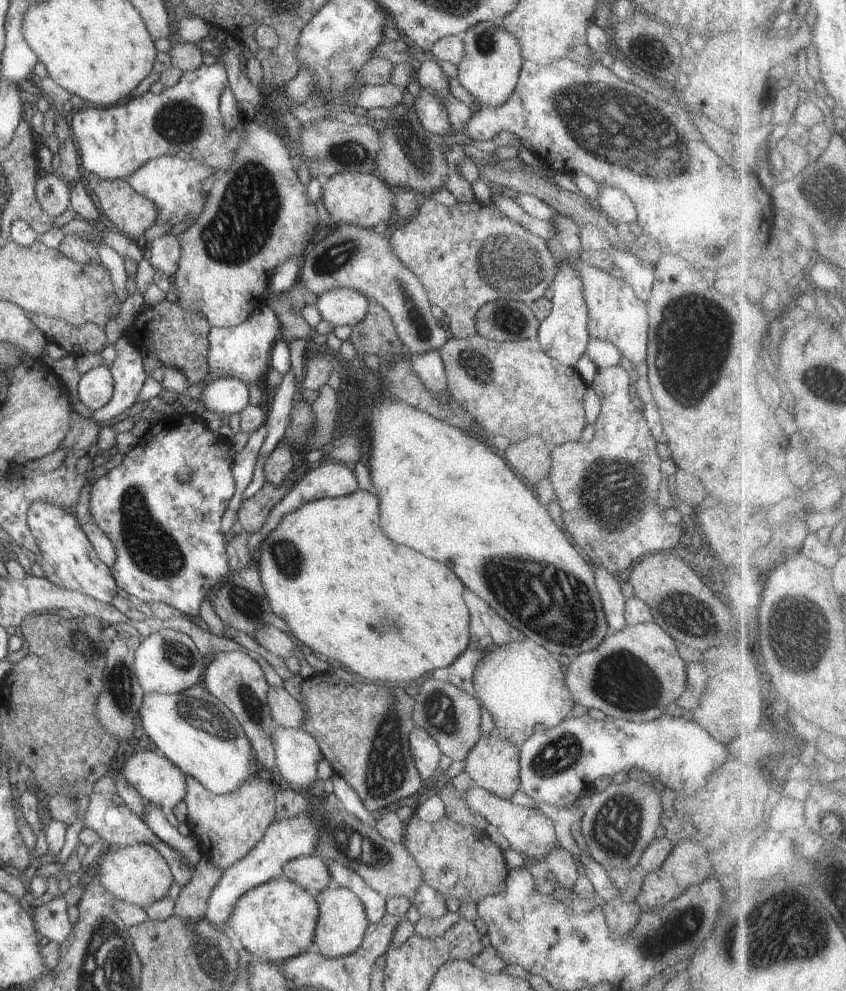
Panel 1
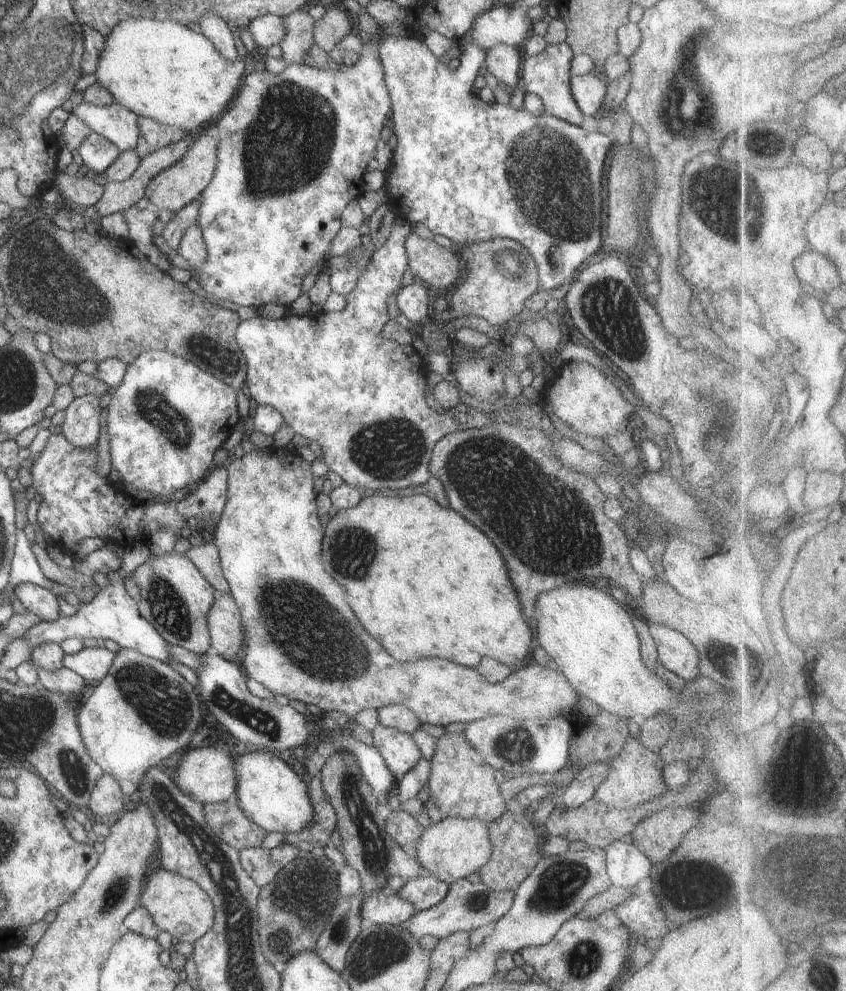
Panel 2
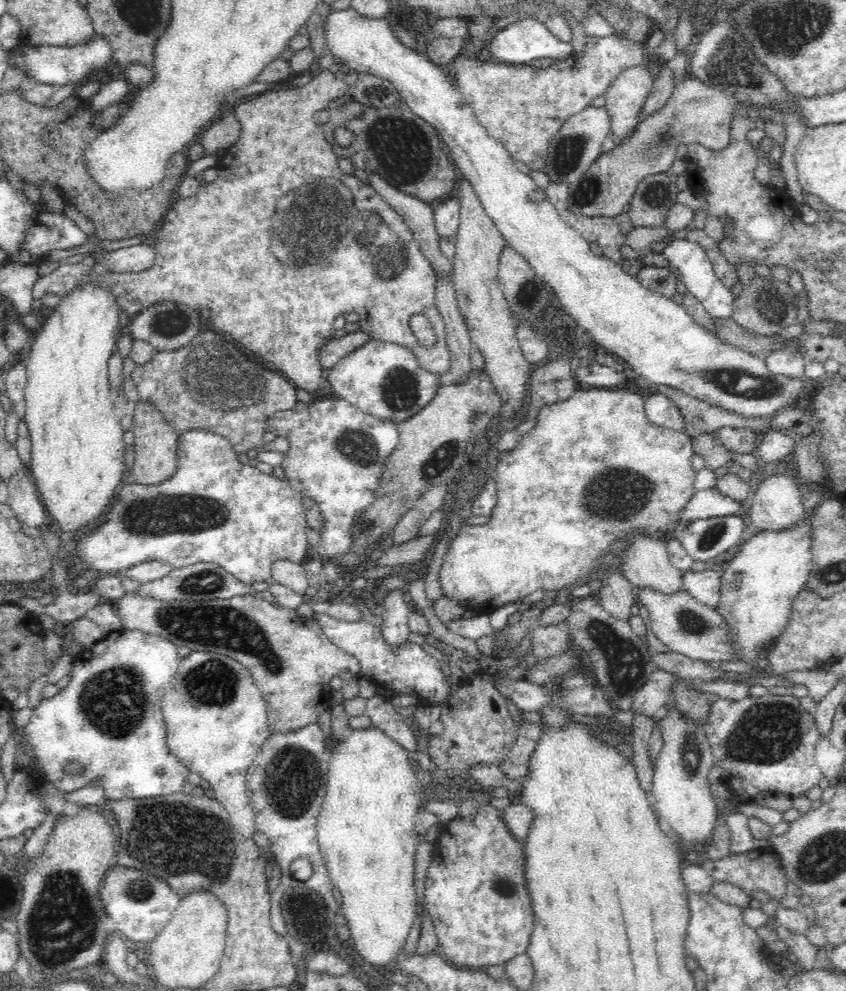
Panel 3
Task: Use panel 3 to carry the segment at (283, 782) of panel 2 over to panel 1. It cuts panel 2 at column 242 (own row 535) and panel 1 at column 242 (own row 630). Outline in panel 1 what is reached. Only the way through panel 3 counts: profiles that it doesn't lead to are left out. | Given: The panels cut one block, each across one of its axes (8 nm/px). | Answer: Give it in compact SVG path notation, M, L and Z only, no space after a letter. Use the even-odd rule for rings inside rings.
M196 685L181 693L145 693L140 707L144 732L157 746L157 752L174 763L185 775L194 777L211 793L223 795L235 791L260 768L254 749L236 717L204 687Z

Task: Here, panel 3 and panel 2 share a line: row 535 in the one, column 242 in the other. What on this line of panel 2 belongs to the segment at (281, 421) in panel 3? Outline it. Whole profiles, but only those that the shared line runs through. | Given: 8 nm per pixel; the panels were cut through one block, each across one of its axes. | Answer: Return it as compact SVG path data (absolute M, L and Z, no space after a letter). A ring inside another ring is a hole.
M396 215L387 242L384 246L373 252L366 272L358 278L358 284L356 284L354 290L351 290L347 294L347 304L343 310L330 312L322 311L321 313L315 313L313 315L310 313L306 316L284 315L278 320L257 316L250 318L249 320L241 320L236 329L236 342L247 362L246 381L248 385L248 396L252 398L252 400L256 400L259 405L272 406L272 408L278 410L284 417L285 424L288 424L288 426L294 430L295 434L300 434L300 436L308 438L309 441L314 440L314 442L318 442L321 446L324 462L326 462L329 472L338 474L345 483L348 483L353 487L367 488L368 490L374 490L375 493L378 493L379 490L386 490L386 488L388 488L388 490L396 489L399 491L406 487L426 484L431 477L429 462L434 445L443 436L462 430L488 426L488 424L495 422L490 414L479 411L474 407L469 407L461 402L451 409L447 409L447 412L436 412L428 407L428 404L425 401L425 386L428 370L426 369L424 357L420 356L413 346L401 345L382 336L384 325L391 319L390 313L388 312L388 298L396 294L396 292L402 288L402 278L404 278L404 272L406 272L408 267L405 240L410 233L412 233L411 223L402 220L400 216Z

